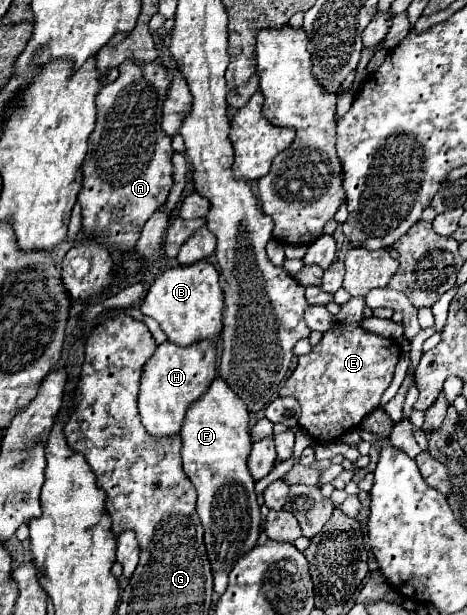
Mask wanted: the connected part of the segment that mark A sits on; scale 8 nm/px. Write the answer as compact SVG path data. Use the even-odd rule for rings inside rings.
M129 60L123 62L119 70L119 78L113 84L105 84L97 96L97 126L89 136L89 152L83 162L83 188L79 192L79 204L83 206L83 234L87 238L103 234L105 240L109 236L115 246L131 252L147 218L167 200L167 194L173 186L171 138L161 130L163 102L167 98L167 90L173 78L169 76L167 68L157 60L147 64L137 64L135 60ZM111 222L119 226L119 232L111 234Z

